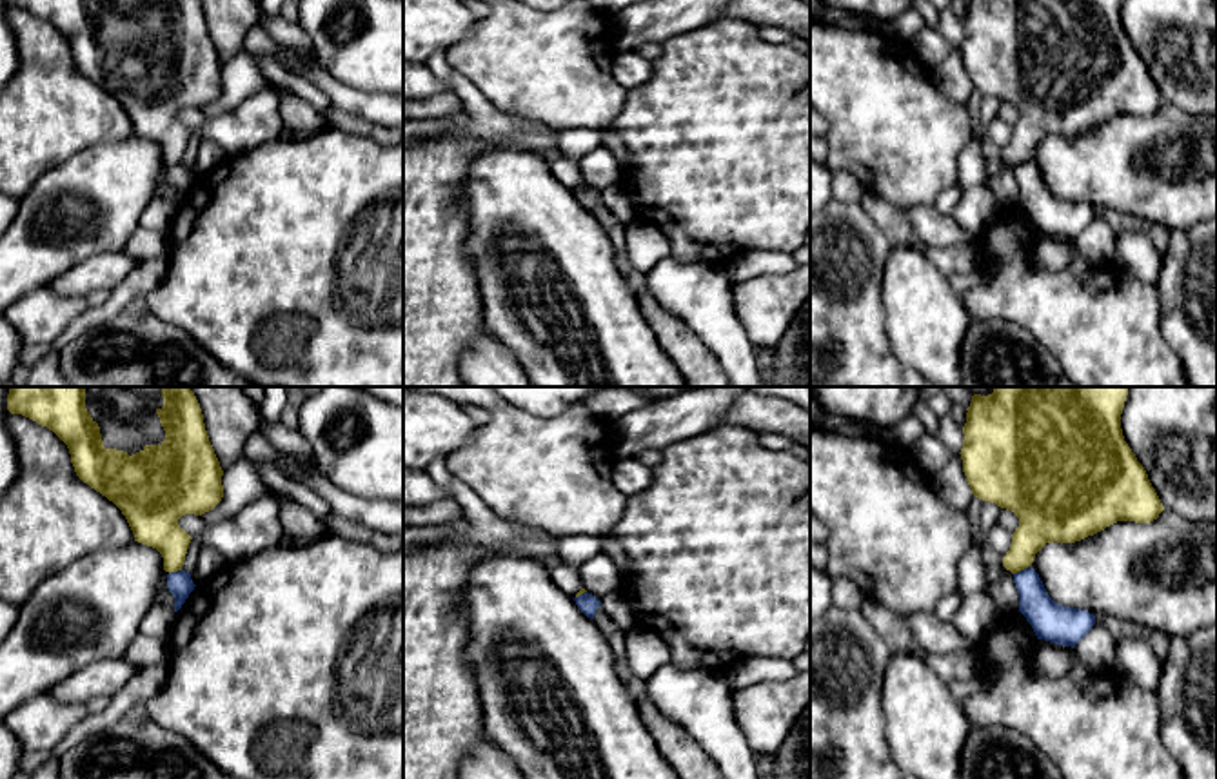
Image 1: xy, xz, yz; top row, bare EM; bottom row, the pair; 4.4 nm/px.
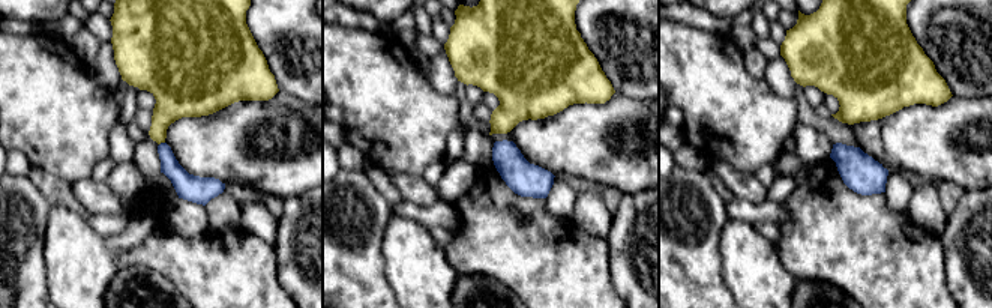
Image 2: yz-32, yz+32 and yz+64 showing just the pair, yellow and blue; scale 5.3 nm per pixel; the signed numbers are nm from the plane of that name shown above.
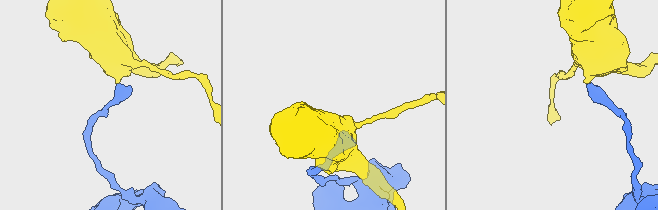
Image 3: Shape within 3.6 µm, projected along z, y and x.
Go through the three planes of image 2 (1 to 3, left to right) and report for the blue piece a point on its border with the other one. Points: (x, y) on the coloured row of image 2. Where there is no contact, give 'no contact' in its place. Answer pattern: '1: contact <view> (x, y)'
1: contact yz-32 (161, 141)
2: no contact
3: no contact

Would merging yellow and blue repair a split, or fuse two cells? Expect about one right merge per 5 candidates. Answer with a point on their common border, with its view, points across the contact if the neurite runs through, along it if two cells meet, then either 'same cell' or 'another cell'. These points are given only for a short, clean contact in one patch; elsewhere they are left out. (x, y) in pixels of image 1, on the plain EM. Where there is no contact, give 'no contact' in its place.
yz (1021, 162) | along yz (1030, 158), (1014, 167) | another cell

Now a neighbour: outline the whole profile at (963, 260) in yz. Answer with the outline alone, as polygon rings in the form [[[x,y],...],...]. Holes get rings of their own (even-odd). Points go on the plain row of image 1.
[[[914,242],[908,247],[923,252],[946,276],[974,274],[981,267],[981,254],[975,247],[966,245],[932,247],[923,242]]]

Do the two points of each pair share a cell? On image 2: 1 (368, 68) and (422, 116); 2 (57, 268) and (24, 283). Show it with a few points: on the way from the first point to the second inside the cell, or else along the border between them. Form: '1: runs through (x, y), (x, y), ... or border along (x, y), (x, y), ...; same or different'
1: runs through (381, 81), (408, 108); same
2: border along (45, 236), (44, 265), (48, 292); different

